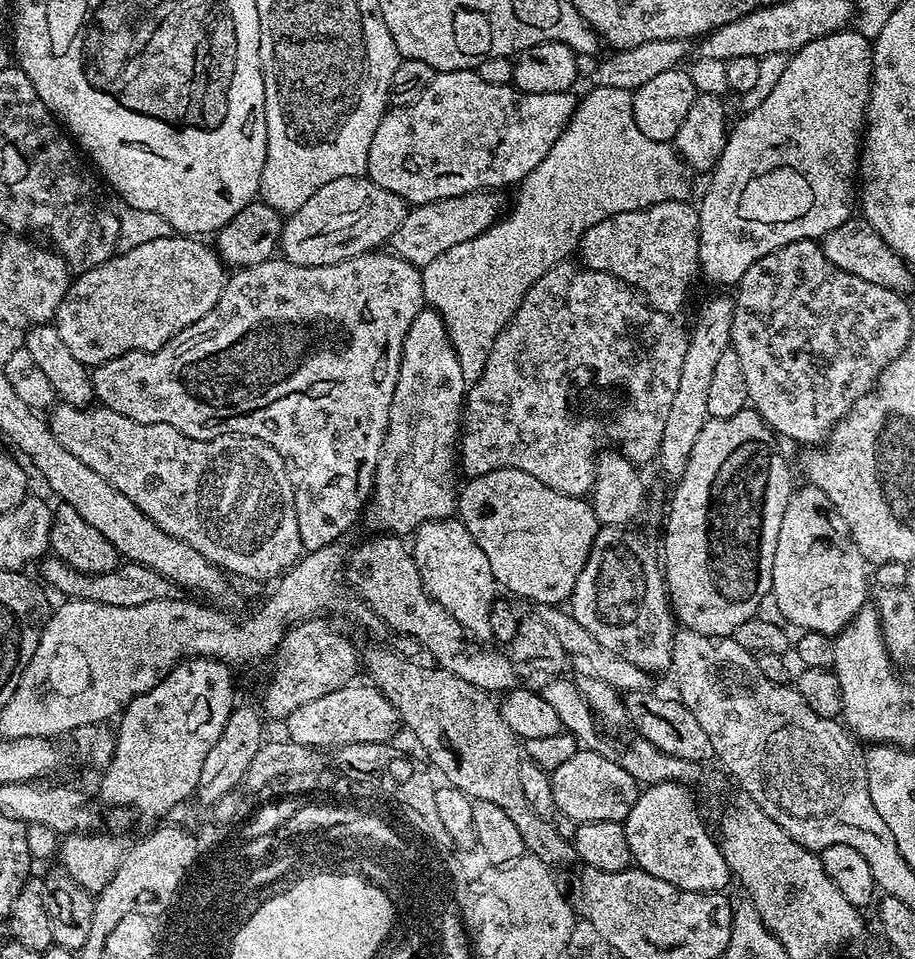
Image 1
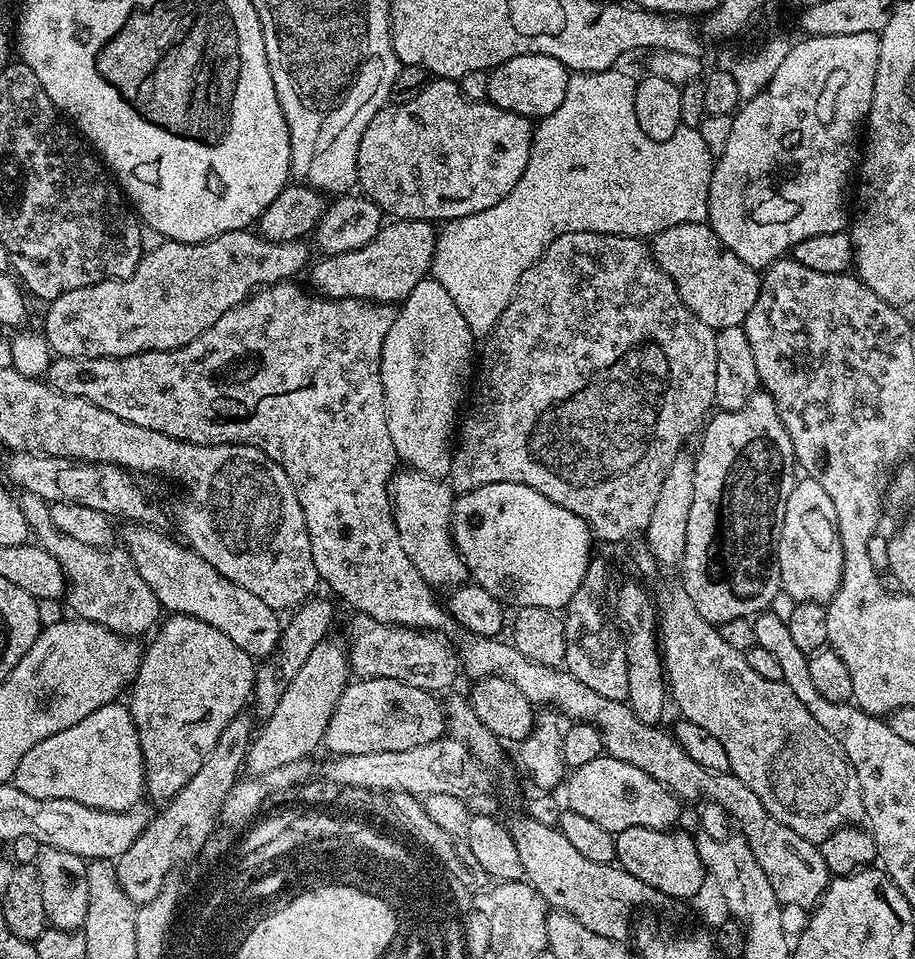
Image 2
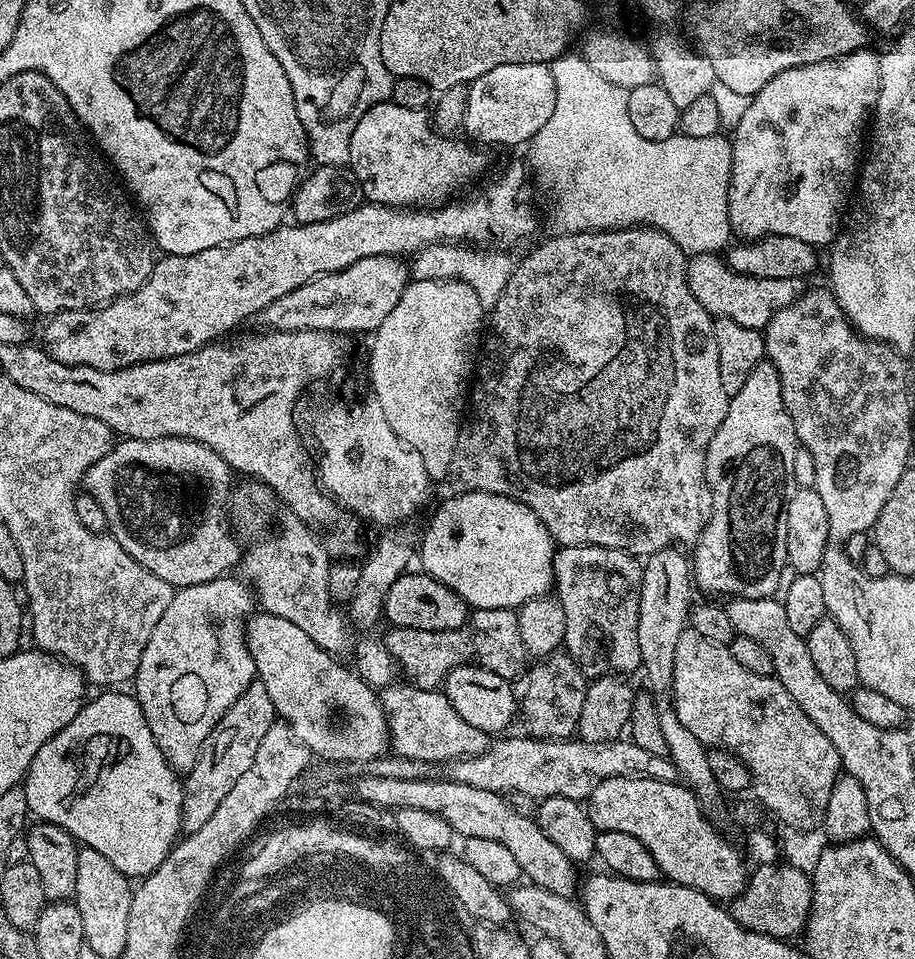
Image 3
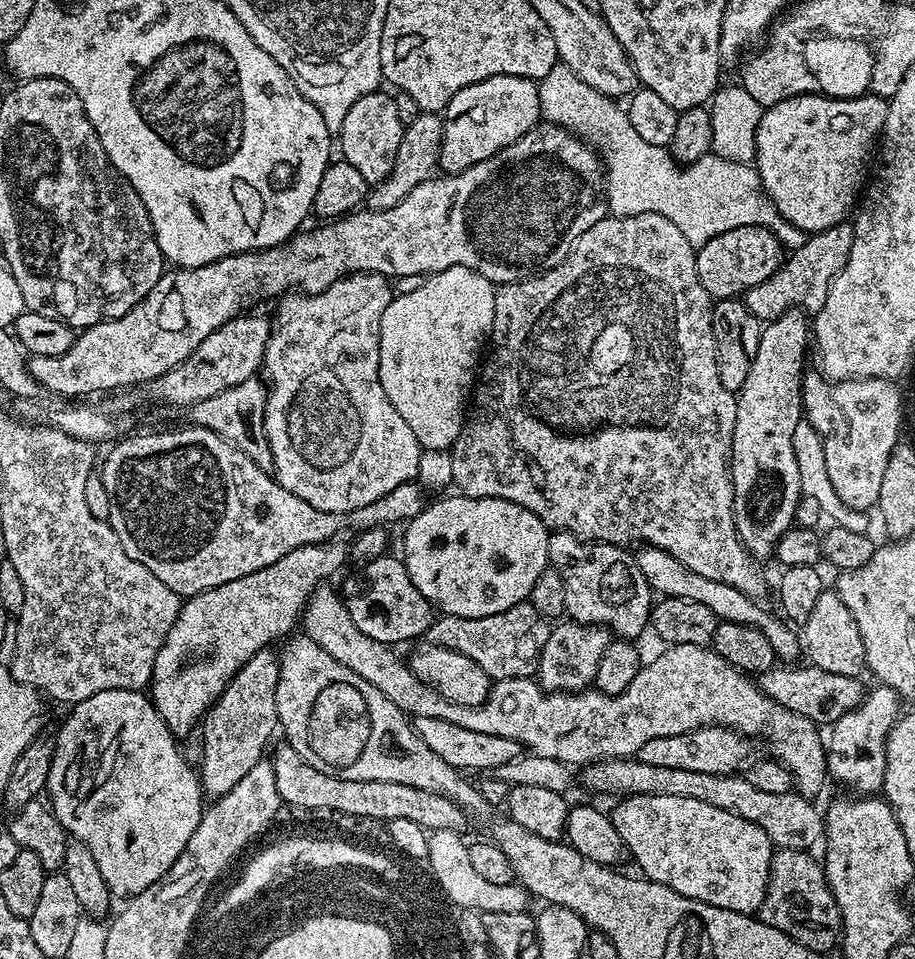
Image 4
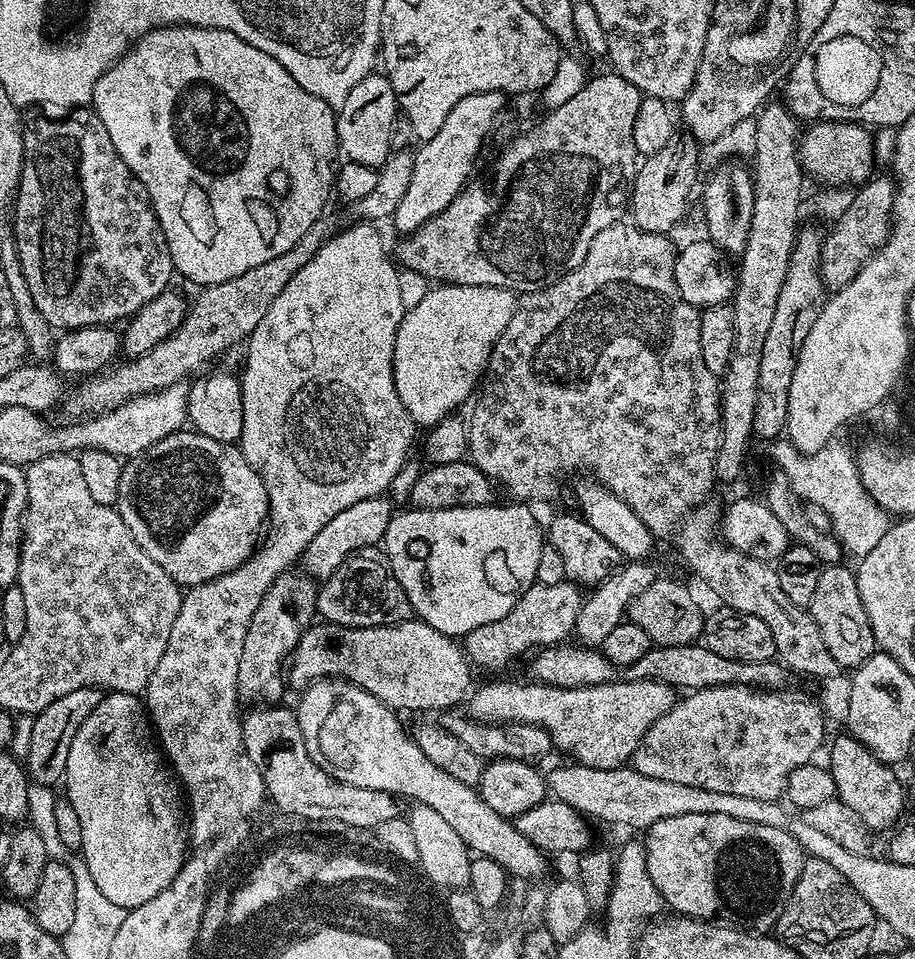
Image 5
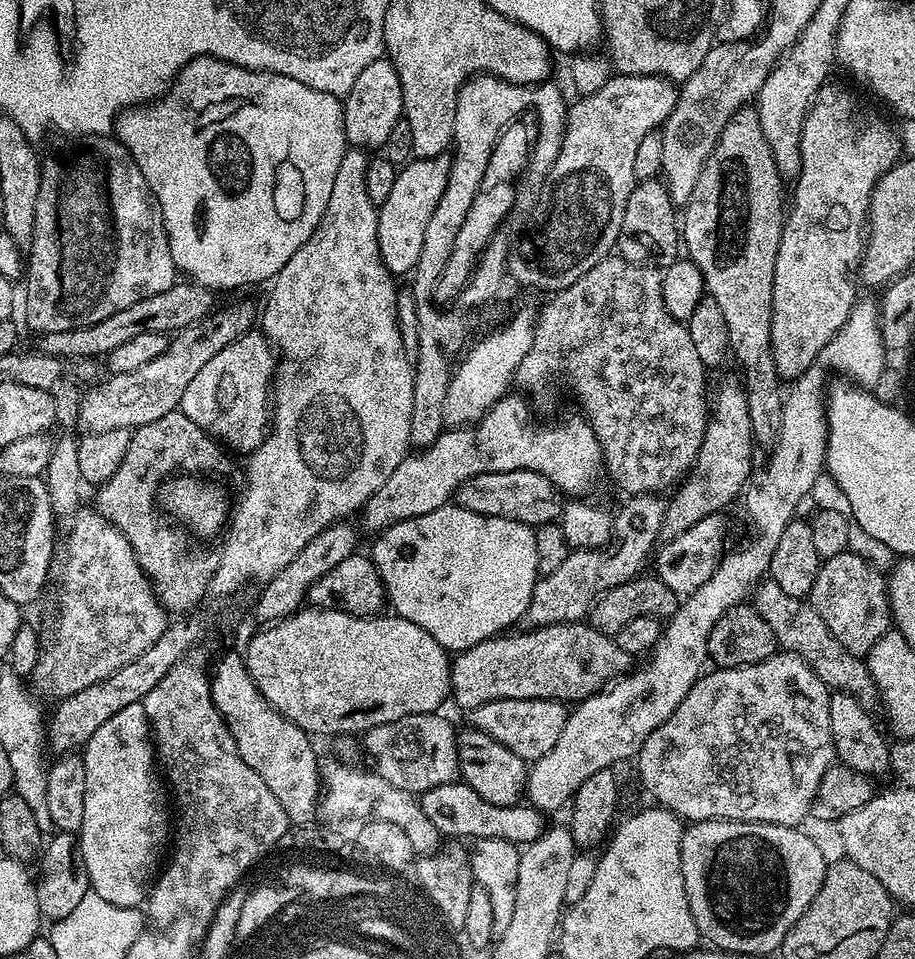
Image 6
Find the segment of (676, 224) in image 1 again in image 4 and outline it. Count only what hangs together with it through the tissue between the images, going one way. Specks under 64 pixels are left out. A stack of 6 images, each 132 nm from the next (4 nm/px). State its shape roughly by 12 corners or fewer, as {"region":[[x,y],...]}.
{"region":[[848,222],[809,235],[766,282],[743,293],[767,322],[820,312],[850,258]]}

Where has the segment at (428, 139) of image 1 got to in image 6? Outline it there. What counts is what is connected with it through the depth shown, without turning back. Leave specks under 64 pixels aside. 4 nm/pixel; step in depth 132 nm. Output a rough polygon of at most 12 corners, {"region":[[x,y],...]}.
{"region":[[391,60],[370,62],[342,100],[349,145],[383,149],[403,117]]}

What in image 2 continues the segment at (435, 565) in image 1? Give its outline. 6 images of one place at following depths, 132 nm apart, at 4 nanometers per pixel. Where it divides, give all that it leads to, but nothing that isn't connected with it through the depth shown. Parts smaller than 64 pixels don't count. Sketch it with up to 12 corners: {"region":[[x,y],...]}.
{"region":[[400,470],[396,533],[436,590],[470,573],[452,539],[453,489]]}

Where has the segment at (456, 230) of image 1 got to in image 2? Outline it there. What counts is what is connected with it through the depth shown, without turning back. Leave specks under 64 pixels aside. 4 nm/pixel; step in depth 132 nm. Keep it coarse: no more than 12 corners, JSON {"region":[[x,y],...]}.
{"region":[[393,219],[366,246],[313,263],[329,300],[403,302],[438,232]]}

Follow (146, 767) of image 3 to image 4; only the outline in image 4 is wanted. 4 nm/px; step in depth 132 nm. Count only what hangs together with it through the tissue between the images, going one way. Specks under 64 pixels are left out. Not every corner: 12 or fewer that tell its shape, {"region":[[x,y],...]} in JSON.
{"region":[[143,691],[71,705],[46,800],[113,897],[142,894],[204,817]]}

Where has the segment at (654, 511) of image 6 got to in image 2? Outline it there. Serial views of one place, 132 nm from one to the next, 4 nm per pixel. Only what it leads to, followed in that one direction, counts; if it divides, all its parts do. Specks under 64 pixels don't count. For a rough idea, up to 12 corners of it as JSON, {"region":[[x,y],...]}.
{"region":[[363,614],[347,641],[353,677],[440,694],[458,676],[435,632]]}

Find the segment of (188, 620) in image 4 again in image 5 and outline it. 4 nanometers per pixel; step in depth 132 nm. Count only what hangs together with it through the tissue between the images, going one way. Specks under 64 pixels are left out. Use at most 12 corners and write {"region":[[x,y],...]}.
{"region":[[366,498],[306,546],[303,571],[327,580],[351,552],[383,541],[394,505]]}

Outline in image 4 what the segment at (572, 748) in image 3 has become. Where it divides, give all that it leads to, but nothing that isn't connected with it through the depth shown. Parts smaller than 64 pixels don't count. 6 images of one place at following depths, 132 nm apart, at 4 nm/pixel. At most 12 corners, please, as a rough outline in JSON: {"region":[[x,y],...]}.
{"region":[[650,766],[583,769],[592,792],[694,798],[754,822],[776,848],[811,849],[824,816],[795,791],[747,775]]}

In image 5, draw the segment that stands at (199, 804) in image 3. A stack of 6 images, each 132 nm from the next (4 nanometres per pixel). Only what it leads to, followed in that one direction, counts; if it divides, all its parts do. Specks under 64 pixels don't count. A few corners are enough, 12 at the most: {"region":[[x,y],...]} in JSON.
{"region":[[289,570],[258,602],[237,697],[276,706],[317,619],[317,581]]}

